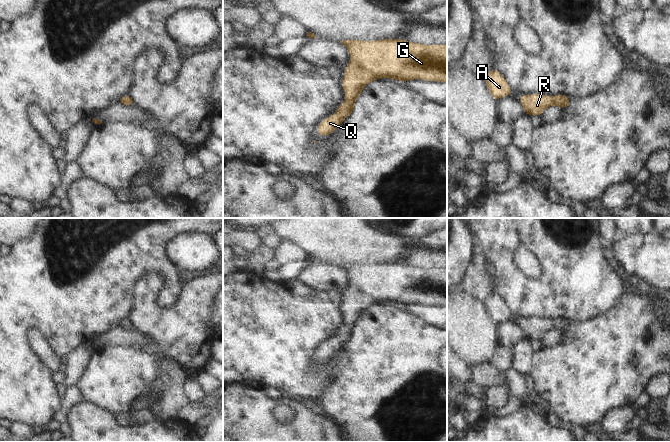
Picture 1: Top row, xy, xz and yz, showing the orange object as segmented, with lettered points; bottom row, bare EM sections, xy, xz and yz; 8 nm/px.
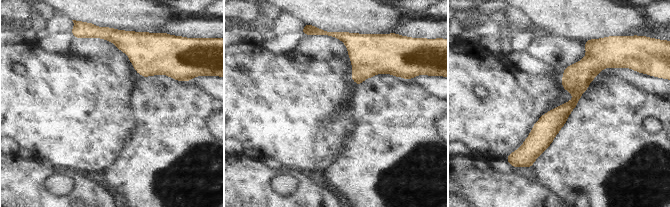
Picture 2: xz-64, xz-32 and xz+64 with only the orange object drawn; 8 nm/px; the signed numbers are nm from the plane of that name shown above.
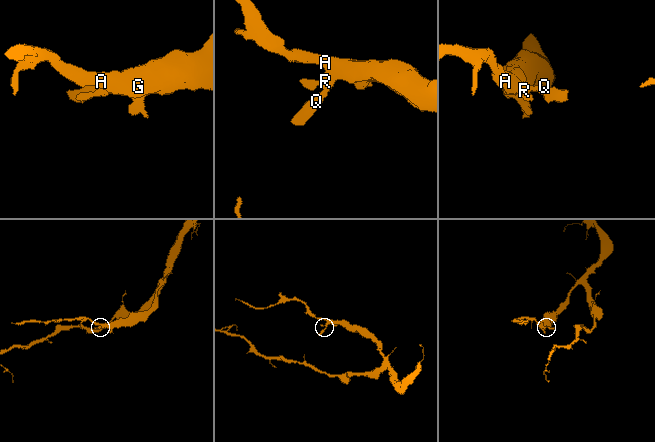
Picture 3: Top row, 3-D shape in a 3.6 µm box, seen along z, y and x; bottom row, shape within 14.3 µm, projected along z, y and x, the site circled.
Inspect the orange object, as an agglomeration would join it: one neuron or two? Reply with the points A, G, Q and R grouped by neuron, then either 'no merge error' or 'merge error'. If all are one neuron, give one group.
A G Q R; no merge error

